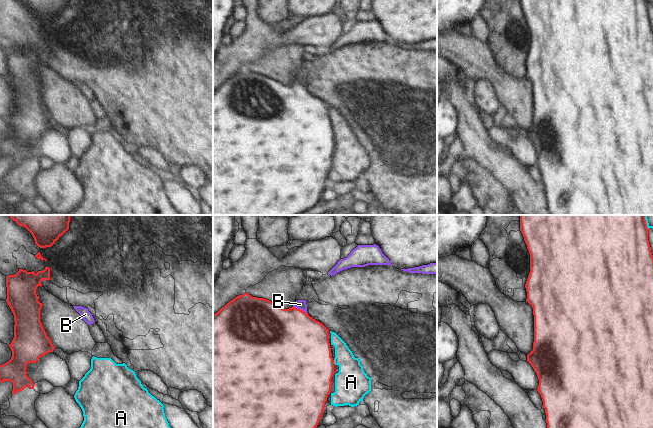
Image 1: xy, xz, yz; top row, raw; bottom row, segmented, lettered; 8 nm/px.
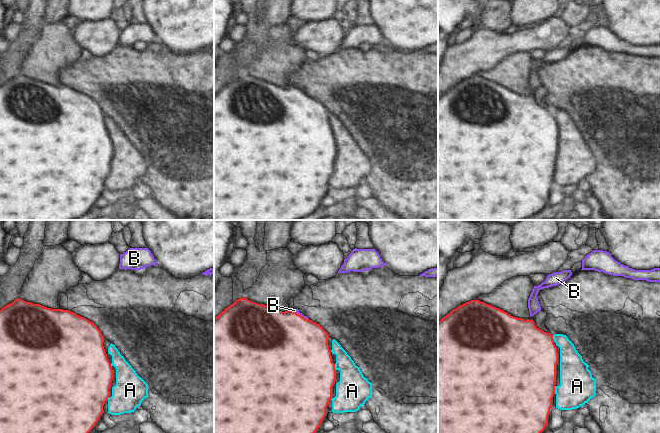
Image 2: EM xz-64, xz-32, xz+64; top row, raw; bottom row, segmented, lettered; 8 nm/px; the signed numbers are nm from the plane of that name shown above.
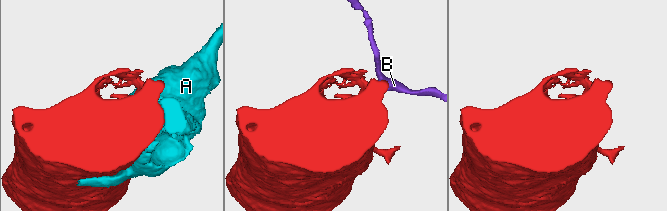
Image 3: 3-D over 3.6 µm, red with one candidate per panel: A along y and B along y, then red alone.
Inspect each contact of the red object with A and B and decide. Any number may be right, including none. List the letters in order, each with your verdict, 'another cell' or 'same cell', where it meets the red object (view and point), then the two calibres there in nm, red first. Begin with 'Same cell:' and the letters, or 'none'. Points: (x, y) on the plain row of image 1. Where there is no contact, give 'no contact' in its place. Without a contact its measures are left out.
Same cell: B
A: another cell; contact xz (333, 138); calibres 480 and 280 nm
B: same cell; contact xz (299, 85); calibres 480 and 80 nm

